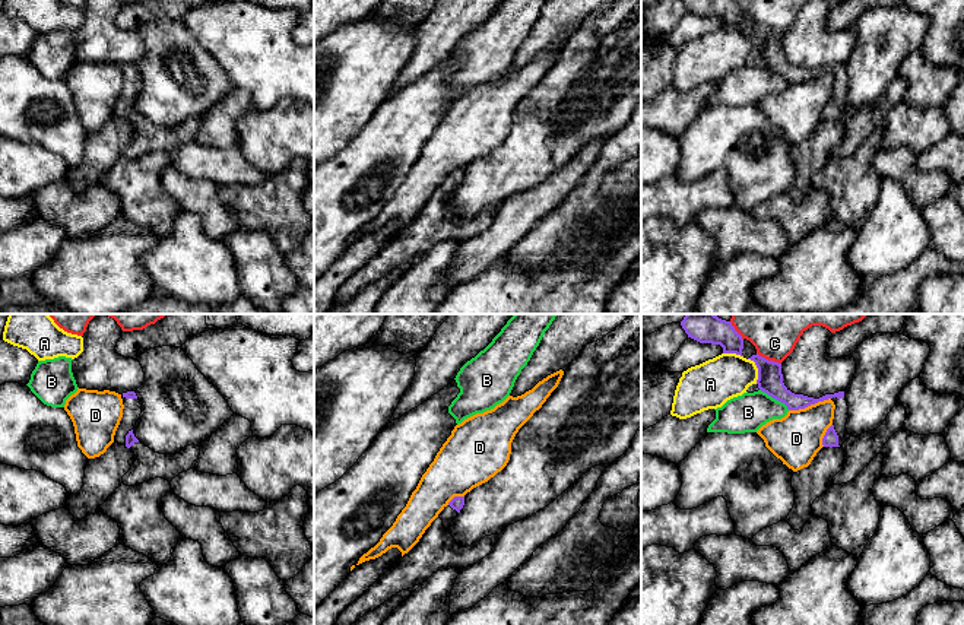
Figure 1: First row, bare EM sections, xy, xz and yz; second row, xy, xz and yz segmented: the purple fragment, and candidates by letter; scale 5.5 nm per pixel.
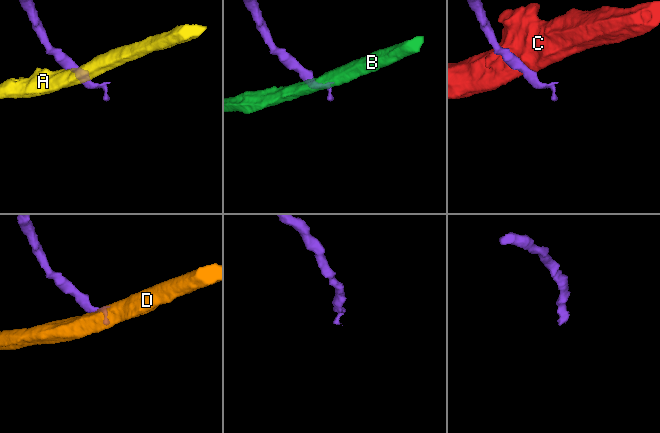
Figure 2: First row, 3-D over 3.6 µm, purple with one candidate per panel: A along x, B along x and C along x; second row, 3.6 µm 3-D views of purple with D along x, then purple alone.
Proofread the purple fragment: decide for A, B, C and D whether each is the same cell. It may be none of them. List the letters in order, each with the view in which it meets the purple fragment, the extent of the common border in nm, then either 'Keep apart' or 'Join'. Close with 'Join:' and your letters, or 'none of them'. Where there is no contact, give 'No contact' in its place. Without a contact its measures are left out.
A: Touches purple in yz. Shared border 150 nm. Keep apart
B: Touches purple in yz. Shared border 200 nm. Keep apart
C: Touches purple in yz. Shared border 150 nm. Keep apart
D: Touches purple in yz. Shared border 240 nm. Keep apart
Join: none of them

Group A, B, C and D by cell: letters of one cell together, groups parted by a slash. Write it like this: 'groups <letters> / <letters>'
groups A / B / C / D

